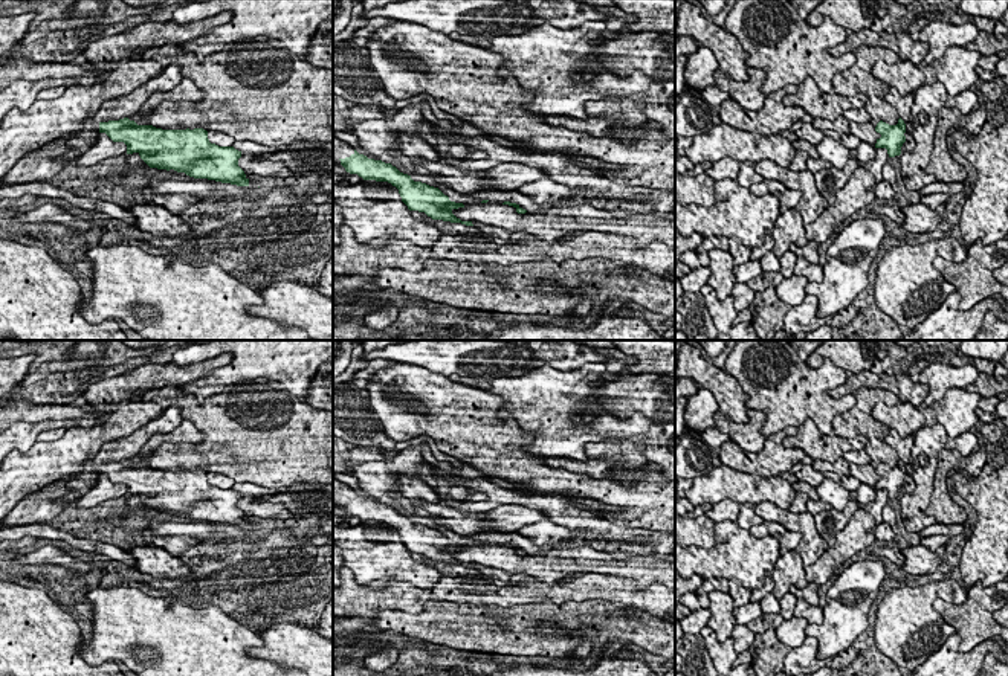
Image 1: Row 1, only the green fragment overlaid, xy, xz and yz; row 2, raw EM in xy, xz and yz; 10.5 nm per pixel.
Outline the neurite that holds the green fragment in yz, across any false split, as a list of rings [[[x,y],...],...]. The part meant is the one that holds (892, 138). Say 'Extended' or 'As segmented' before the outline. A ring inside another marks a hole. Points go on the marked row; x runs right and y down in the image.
As segmented. [[[901,117],[898,119],[897,125],[889,125],[880,121],[875,131],[881,134],[881,137],[877,139],[875,148],[886,148],[889,157],[901,154],[901,146],[906,142],[906,124]]]

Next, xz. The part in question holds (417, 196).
Extended. [[[333,137],[333,159],[339,159],[347,172],[357,174],[363,180],[388,182],[396,186],[409,211],[425,212],[432,220],[473,226],[472,221],[461,221],[452,214],[454,209],[464,208],[463,203],[451,201],[438,188],[414,182],[391,163],[359,154],[338,137]]]

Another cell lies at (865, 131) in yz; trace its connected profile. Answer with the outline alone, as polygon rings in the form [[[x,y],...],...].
[[[851,121],[849,130],[851,134],[857,136],[861,142],[875,146],[878,137],[875,136],[875,127],[871,122],[858,124]]]

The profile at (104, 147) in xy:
[[[101,133],[96,142],[89,146],[84,154],[78,156],[76,150],[69,150],[61,157],[78,169],[92,169],[93,165],[122,154],[127,154],[127,145],[124,142],[113,142],[105,133]]]

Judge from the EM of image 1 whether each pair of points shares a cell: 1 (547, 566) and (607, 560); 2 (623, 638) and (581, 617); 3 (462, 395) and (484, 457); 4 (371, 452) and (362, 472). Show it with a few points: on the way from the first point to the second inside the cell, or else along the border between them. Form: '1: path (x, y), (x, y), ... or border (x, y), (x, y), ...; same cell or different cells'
1: path (562, 557), (585, 556), (591, 559); same cell
2: path (619, 626), (613, 620), (593, 617); same cell
3: path (455, 411), (455, 428), (469, 441); same cell
4: border (388, 458), (356, 463), (352, 467), (352, 473); different cells

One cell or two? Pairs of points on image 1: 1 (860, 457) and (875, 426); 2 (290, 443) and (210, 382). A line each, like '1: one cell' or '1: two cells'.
1: two cells
2: two cells

